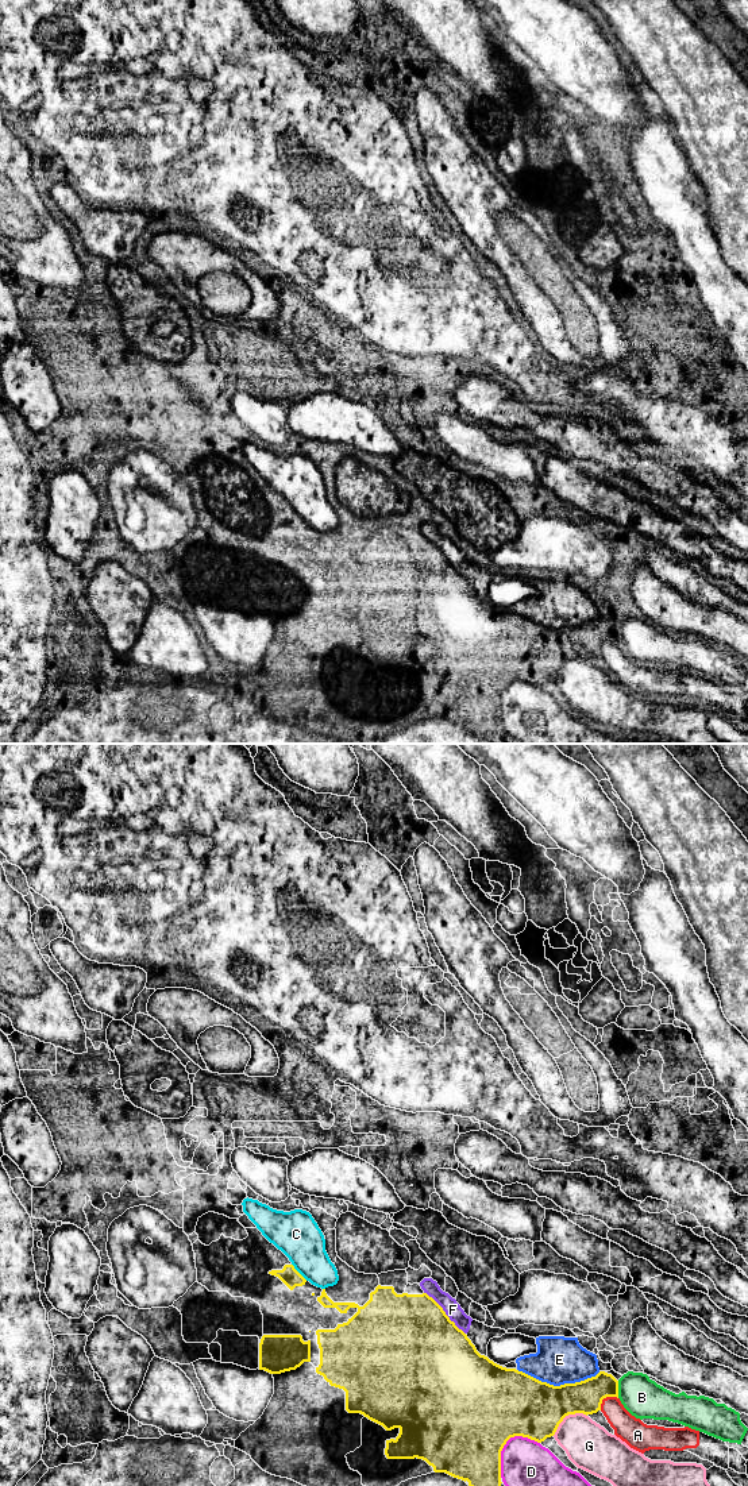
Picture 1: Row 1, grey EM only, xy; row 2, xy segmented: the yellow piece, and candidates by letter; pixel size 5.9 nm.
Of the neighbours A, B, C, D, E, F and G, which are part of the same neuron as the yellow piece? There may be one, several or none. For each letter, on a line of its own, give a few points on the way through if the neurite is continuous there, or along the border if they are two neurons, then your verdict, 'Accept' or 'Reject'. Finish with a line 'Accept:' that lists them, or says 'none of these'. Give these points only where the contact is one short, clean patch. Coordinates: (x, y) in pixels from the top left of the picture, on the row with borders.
A: Reject
B: Reject
C: Reject
D: Reject
E: Reject
F: Reject
G: Reject
Accept: none of these

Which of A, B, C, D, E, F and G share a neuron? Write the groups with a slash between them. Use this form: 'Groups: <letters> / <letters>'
Groups: A / B / C / D / E F / G

